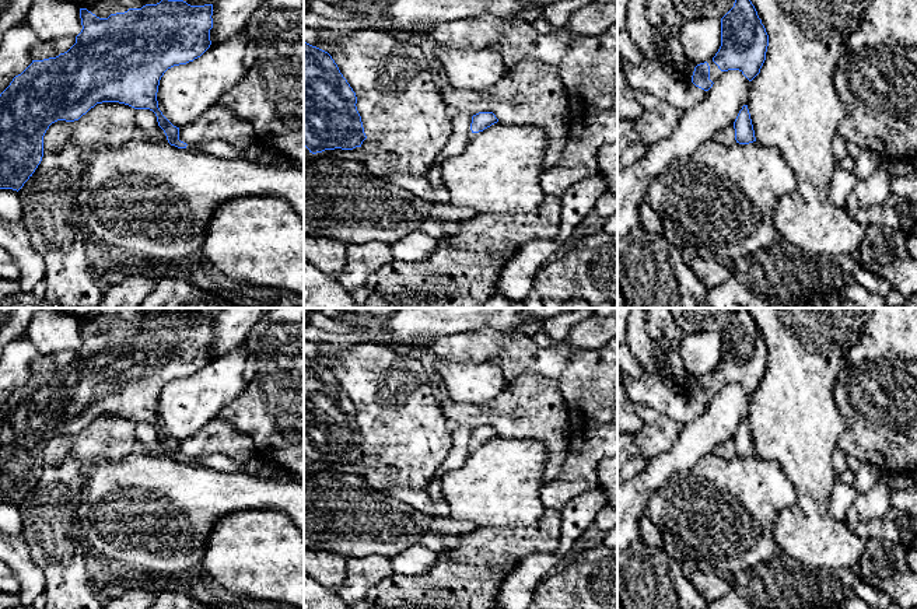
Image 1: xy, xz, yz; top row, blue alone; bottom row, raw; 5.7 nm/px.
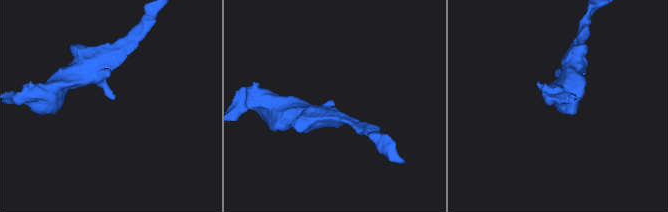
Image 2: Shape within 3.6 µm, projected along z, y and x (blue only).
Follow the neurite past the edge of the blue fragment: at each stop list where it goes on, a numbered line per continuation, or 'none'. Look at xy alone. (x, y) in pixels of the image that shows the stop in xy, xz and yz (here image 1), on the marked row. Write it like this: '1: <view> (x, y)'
1: xy (220, 149)

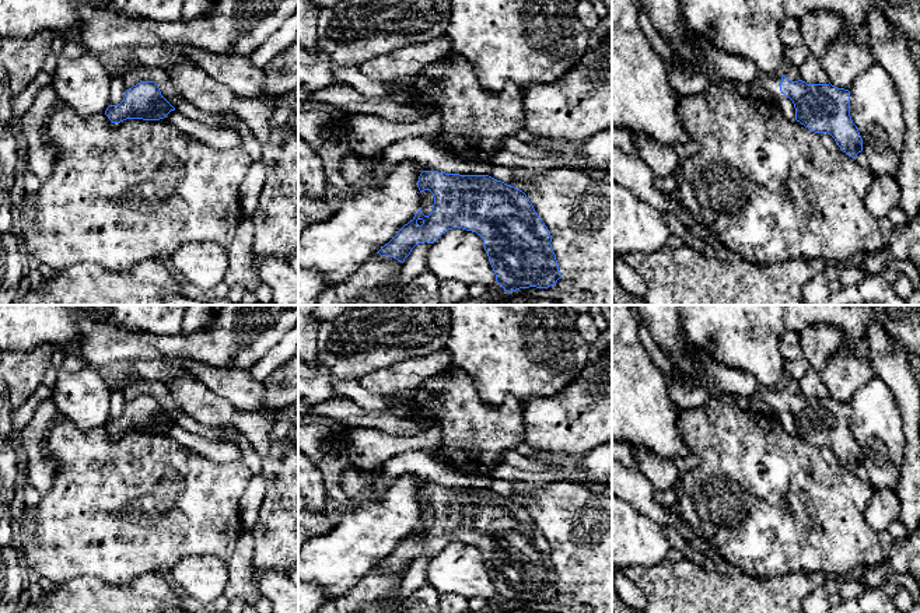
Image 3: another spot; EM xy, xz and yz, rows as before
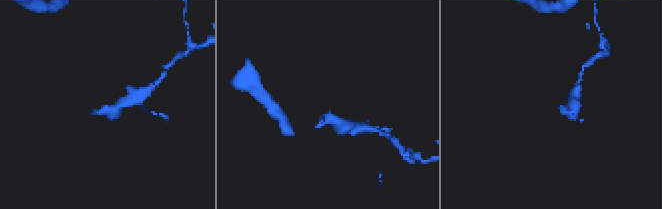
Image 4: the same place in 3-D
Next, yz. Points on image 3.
1: yz (772, 83)

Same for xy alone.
none

